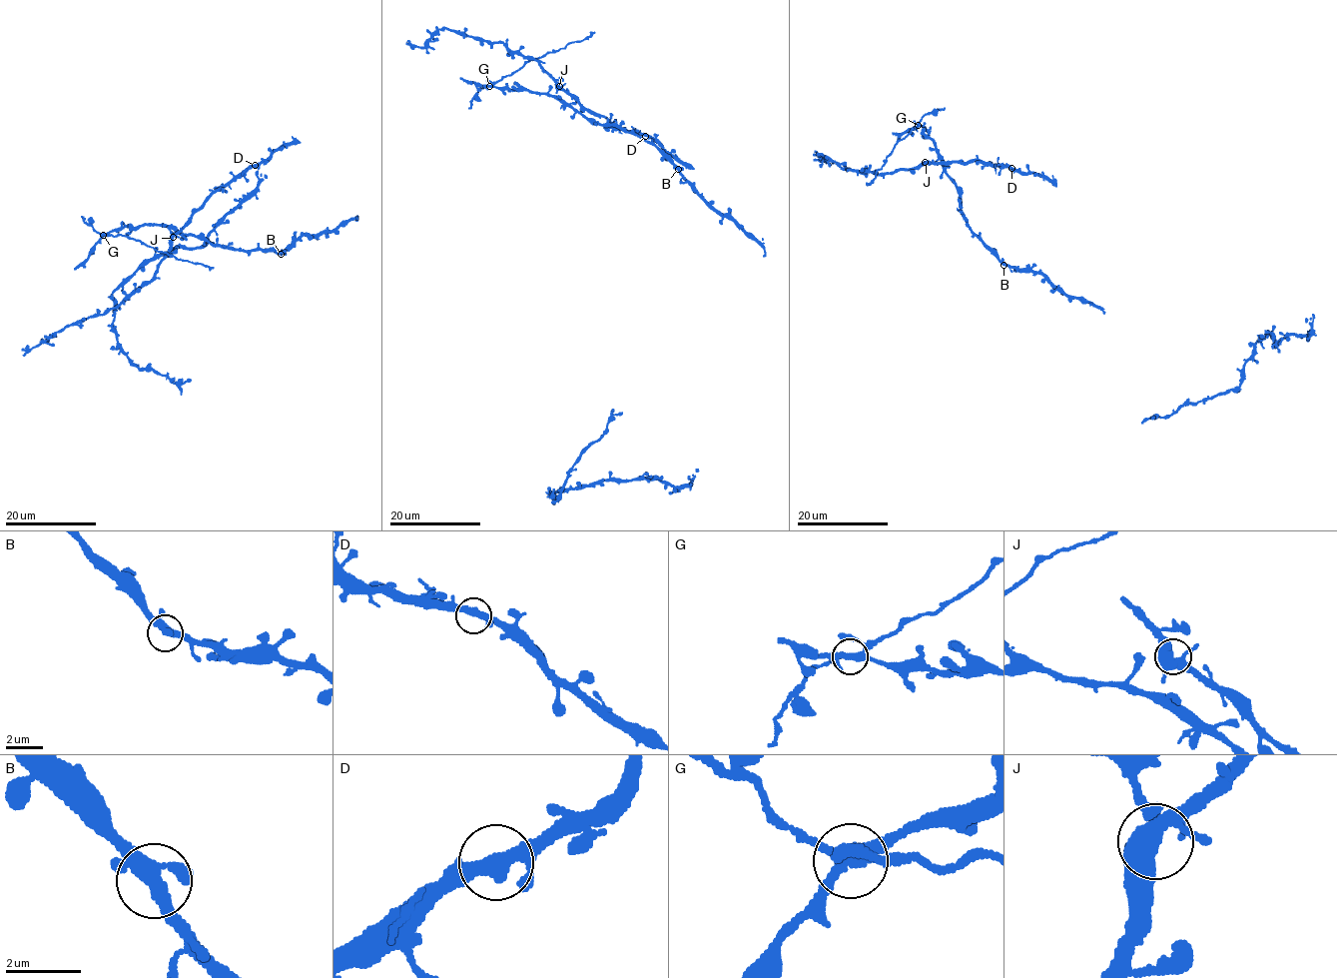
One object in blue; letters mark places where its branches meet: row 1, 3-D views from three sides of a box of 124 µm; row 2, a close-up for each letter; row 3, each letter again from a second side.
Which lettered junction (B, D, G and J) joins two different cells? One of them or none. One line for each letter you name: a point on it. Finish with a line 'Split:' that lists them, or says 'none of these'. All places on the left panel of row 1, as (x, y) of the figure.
G: at (103, 235)
Split: G

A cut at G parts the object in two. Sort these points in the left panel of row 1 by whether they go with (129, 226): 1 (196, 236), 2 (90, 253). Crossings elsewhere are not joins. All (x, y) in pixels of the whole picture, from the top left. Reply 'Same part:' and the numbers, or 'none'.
Same part: 1, 2

